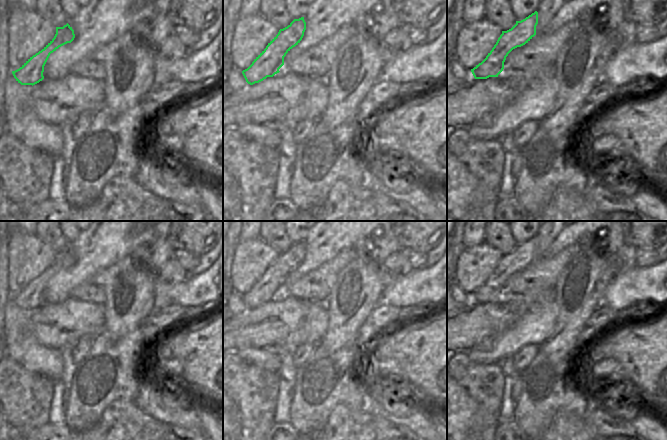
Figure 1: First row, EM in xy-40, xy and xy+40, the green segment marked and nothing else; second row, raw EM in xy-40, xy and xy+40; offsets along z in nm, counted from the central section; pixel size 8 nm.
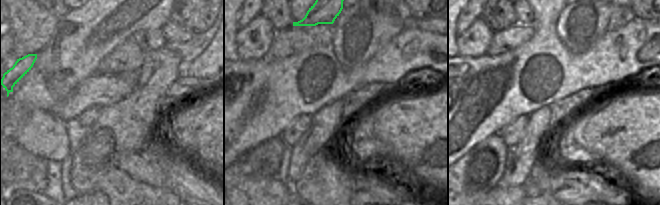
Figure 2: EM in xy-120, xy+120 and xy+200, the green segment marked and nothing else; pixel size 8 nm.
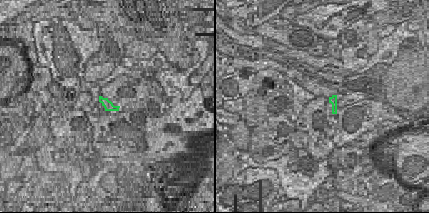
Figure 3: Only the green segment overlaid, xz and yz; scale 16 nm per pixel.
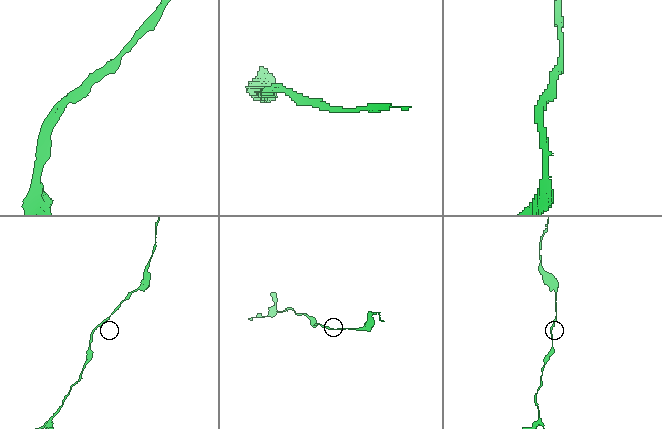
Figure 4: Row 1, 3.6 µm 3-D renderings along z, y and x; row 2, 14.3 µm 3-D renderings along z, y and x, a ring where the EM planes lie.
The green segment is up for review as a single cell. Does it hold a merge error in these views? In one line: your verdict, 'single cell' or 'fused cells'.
fused cells

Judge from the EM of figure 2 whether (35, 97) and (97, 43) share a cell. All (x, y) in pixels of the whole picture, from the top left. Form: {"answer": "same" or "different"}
{"answer": "same"}

